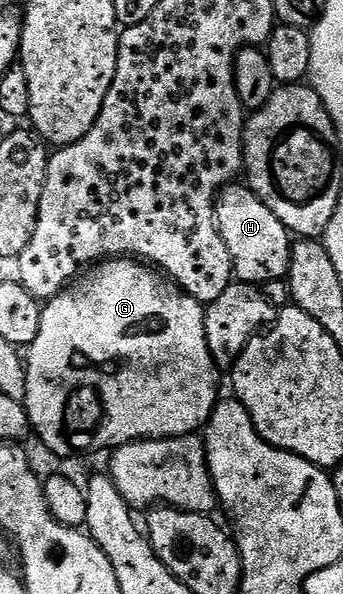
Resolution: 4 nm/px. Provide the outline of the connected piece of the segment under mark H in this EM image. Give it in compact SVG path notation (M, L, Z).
M243 182L229 183L216 196L216 228L232 258L232 274L239 282L265 285L287 276L293 236Z

